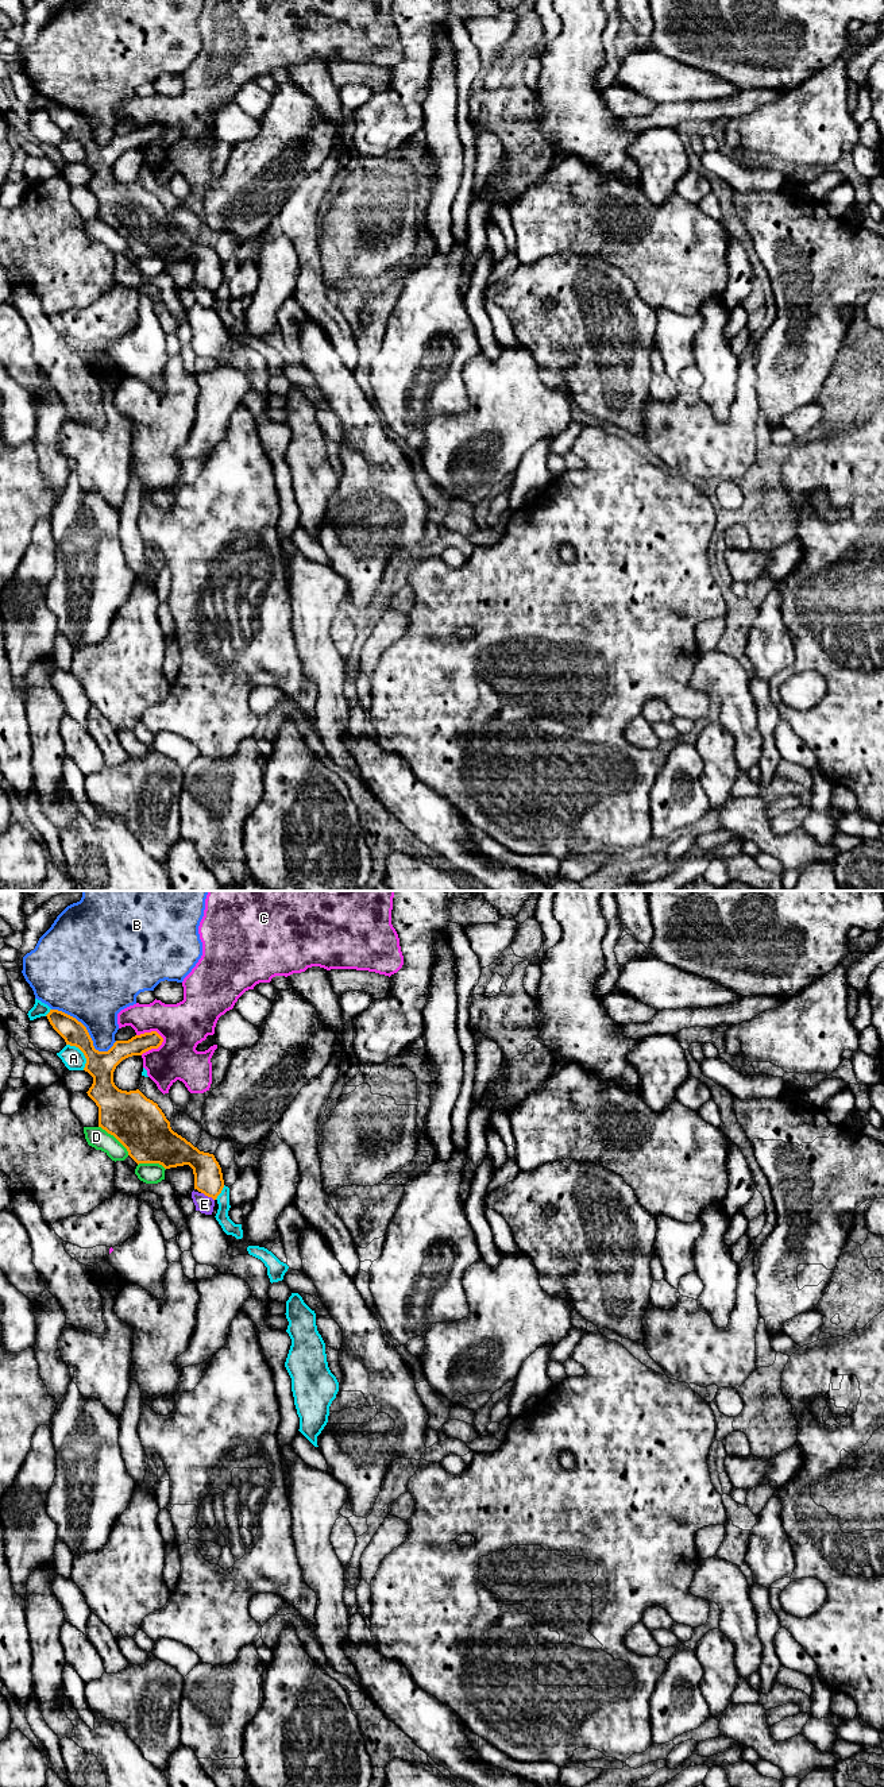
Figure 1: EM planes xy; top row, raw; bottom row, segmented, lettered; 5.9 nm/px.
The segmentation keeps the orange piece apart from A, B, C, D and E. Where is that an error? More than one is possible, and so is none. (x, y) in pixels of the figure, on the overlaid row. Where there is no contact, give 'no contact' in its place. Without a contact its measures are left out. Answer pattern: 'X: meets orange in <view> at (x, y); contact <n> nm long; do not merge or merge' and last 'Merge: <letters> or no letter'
A: meets orange in xy at (83, 1052); contact 190 nm long; do not merge
B: meets orange in xy at (87, 1031); contact 440 nm long; do not merge
C: meets orange in xy at (157, 1048); contact 180 nm long; do not merge
D: meets orange in xy at (115, 1137); contact 260 nm long; do not merge
E: meets orange in xy at (208, 1196); contact 90 nm long; merge
Merge: E

